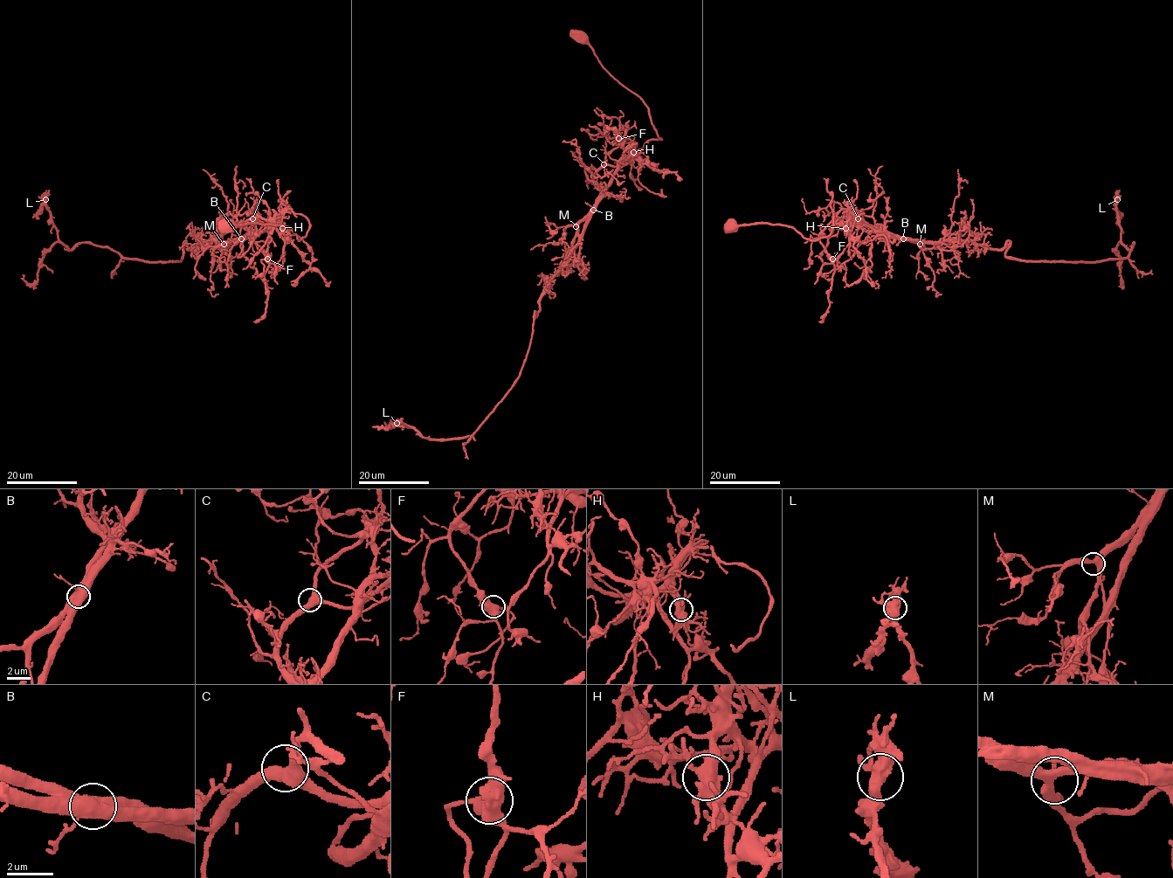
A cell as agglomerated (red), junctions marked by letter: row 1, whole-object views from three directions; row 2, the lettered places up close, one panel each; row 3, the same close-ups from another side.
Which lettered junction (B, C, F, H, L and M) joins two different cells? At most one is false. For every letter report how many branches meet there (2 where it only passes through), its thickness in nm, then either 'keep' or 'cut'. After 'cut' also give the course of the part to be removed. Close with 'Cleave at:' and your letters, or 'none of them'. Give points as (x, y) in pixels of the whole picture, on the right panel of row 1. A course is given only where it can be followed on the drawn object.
B: 3 | 600 nm | cut | (903, 238), (1008, 241), (1006, 256), (1068, 261), (1124, 259), (1133, 243), (1117, 249), (1121, 274)
C: 3 | 440 nm | keep
F: 3 | 500 nm | keep
H: 4 | 500 nm | keep
L: 3 | 480 nm | keep
M: 3 | 380 nm | keep
Cleave at: B

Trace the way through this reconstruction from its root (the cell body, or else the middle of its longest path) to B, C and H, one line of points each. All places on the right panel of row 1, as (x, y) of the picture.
B: (730, 226), (783, 224), (816, 240), (831, 233), (833, 215), (846, 209), (862, 224), (903, 238)
C: (730, 226), (783, 224), (816, 240), (831, 233), (833, 215), (842, 209), (859, 224), (858, 218)
H: (730, 226), (783, 224), (816, 240), (831, 233), (833, 215), (845, 209), (848, 217), (845, 228)

